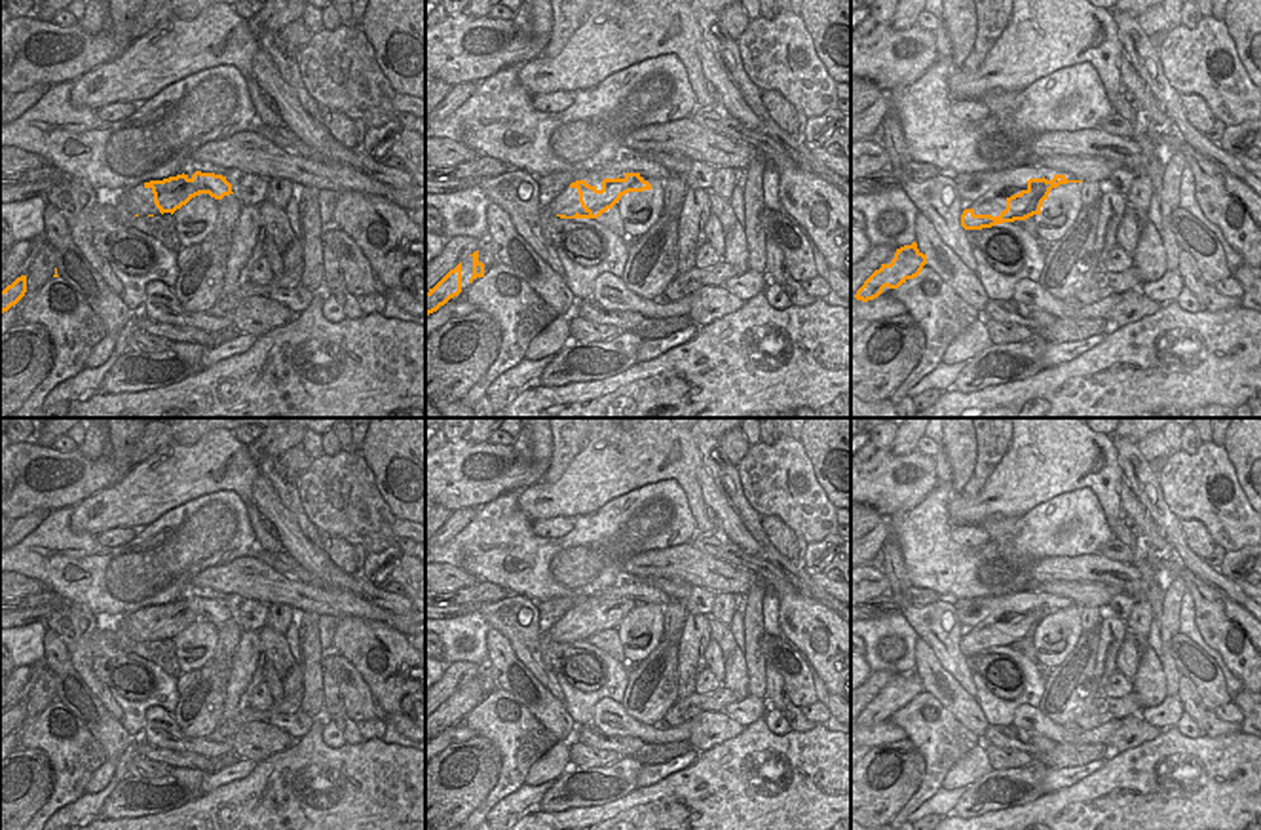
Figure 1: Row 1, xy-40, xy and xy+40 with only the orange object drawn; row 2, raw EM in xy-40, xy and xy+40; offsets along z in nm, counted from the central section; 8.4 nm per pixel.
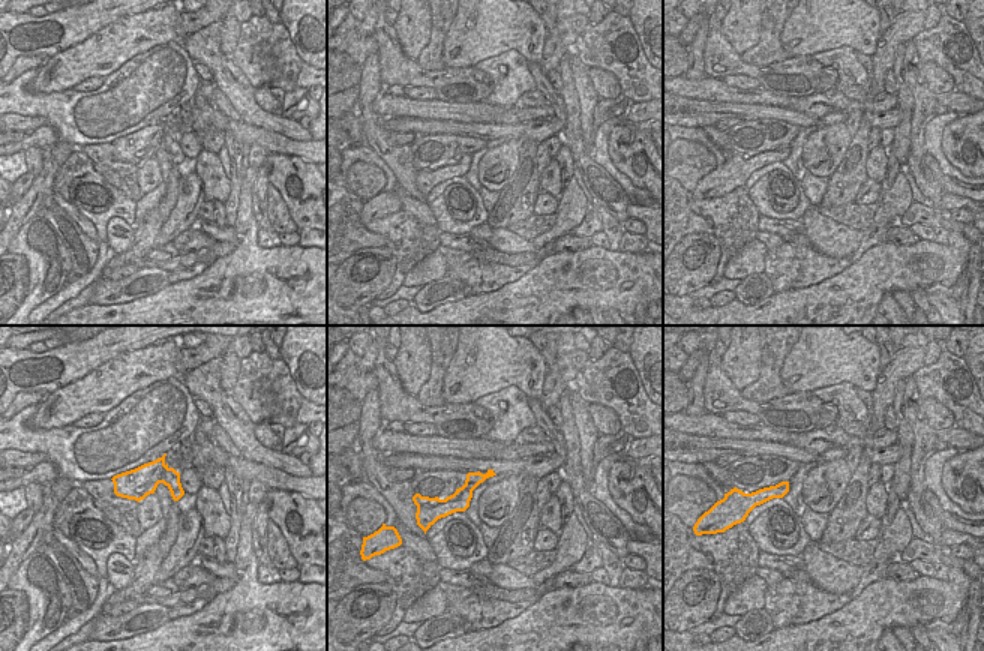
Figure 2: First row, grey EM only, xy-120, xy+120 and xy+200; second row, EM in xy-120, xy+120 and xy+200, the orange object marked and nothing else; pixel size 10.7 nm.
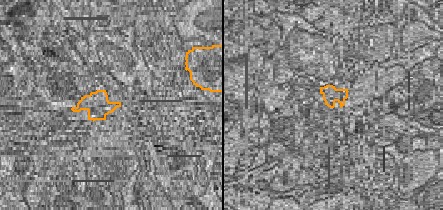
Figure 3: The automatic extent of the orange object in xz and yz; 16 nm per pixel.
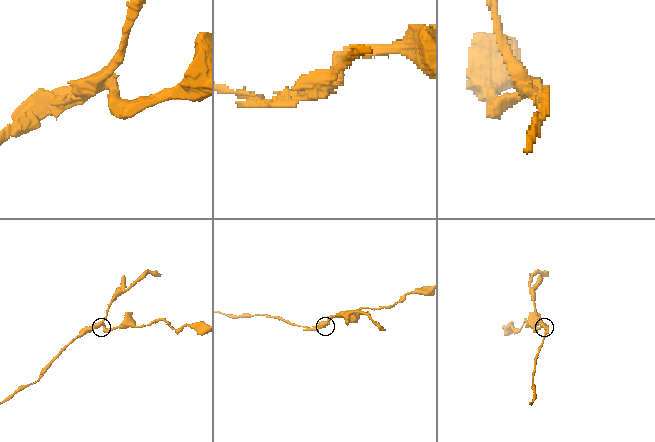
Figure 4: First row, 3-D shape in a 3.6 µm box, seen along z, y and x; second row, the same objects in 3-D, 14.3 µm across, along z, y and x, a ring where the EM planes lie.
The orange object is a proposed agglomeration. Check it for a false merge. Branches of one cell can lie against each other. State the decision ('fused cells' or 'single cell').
fused cells

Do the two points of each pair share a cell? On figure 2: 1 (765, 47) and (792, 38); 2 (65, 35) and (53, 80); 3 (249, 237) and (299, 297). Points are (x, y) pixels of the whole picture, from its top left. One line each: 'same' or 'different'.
1: different
2: different
3: same

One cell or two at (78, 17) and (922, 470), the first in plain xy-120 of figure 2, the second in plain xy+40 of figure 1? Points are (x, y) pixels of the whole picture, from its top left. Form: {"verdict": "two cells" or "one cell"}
{"verdict": "one cell"}

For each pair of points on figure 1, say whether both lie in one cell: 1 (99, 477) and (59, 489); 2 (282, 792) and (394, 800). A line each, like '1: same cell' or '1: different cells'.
1: same cell
2: same cell

